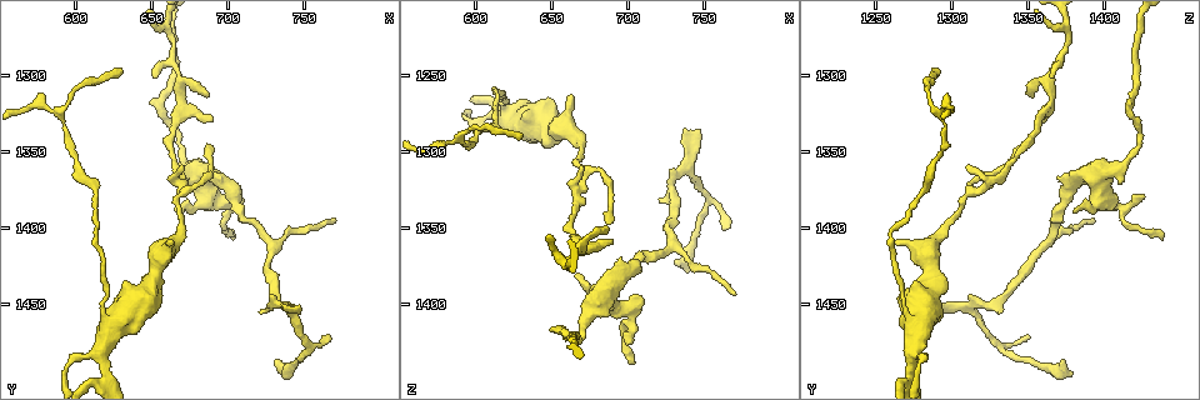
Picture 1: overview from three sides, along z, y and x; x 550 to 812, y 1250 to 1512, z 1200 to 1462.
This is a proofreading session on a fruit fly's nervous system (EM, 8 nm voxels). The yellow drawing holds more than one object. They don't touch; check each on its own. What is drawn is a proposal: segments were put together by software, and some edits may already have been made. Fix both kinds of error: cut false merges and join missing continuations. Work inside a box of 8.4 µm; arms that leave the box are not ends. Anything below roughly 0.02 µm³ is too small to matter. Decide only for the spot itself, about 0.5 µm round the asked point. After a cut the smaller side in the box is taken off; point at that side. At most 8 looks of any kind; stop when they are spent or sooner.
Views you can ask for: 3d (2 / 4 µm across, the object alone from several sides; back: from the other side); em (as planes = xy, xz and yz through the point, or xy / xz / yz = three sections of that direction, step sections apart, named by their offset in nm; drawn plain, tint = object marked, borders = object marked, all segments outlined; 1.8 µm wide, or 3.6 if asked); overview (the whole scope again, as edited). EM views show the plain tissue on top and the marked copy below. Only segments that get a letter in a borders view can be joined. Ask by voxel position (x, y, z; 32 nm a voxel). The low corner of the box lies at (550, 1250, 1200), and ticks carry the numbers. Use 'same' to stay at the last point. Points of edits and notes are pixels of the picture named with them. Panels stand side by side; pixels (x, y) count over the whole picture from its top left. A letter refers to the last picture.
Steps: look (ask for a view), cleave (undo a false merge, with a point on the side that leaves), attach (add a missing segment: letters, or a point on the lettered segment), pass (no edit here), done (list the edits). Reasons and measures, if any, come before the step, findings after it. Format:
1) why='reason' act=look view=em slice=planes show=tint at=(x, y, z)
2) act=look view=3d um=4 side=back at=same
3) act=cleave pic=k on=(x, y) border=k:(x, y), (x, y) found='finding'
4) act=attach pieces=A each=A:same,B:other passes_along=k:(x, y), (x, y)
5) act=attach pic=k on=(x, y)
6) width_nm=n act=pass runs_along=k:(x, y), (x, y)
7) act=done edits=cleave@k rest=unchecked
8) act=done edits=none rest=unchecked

act=look view=3d um=4 side=back at=(668, 1388, 1380)

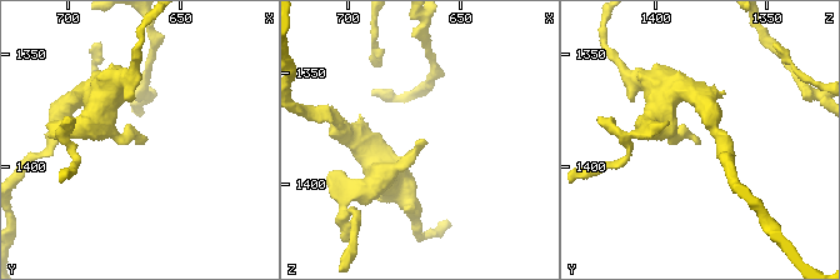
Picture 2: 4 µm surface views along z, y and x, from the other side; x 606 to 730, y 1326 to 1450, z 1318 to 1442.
why='shape alone is not enough' act=look view=em slice=planes show=borders at=(666, 1389, 1379)

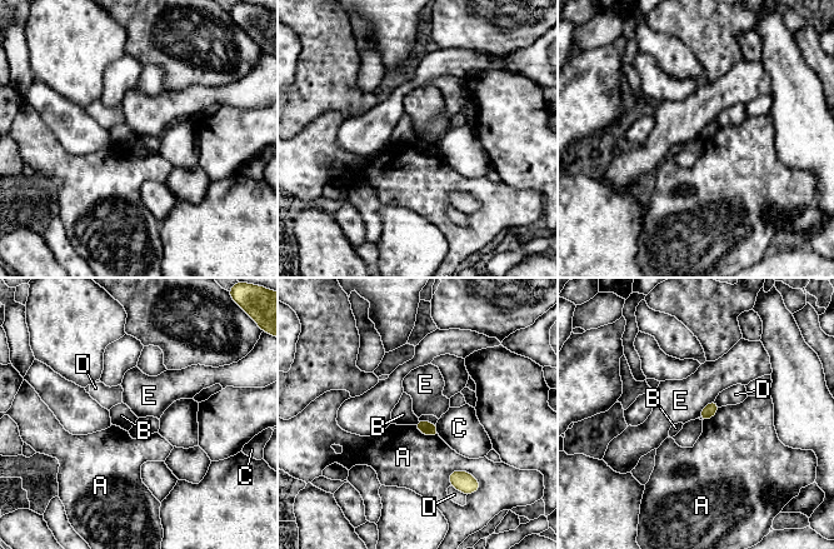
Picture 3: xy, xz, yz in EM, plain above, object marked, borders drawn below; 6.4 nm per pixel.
longest_contact=A:200nm act=pass each=A:other,B:other,C:other,D:other,E:other border=3:(714, 399), (698, 417) found='no lettered segment goes on from it'

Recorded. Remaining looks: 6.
why='branch stops here' act=look view=3d um=2 at=(700, 1380, 1424)

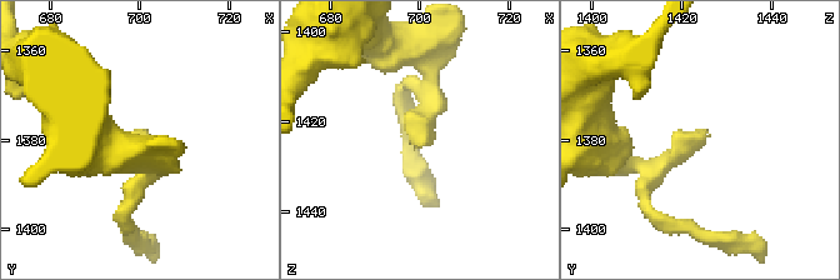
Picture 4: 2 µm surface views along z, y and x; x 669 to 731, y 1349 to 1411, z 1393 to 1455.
act=look view=em slice=planes show=tint at=(699, 1379, 1426)

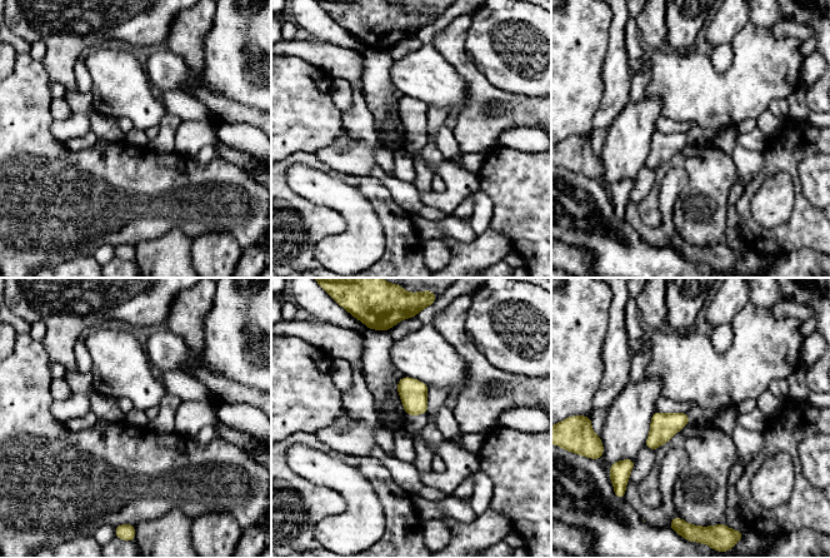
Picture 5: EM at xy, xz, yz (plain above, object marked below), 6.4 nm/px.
act=look view=em slice=planes show=borders at=same

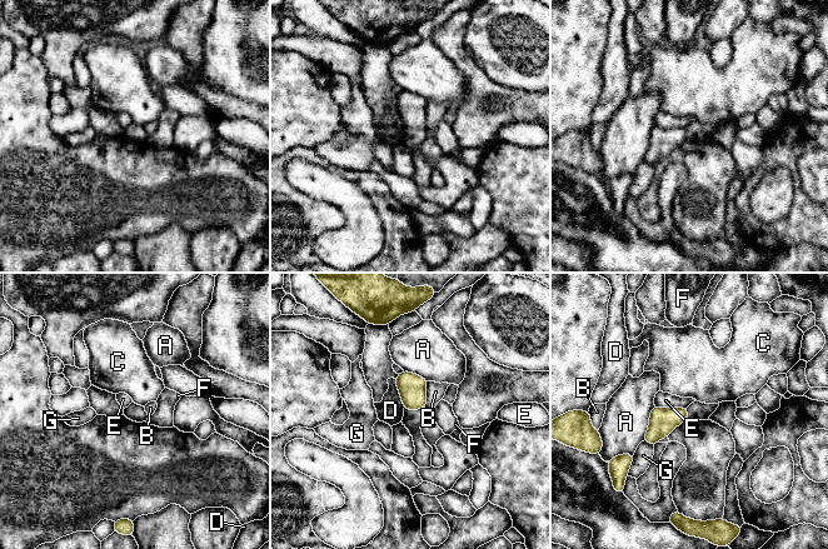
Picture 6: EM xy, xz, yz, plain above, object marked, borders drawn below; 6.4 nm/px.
act=pass each=A:other,B:other,C:other,D:other,E:other,F:other,G:other border=6:(395, 379), (395, 385), (404, 407) found='no lettered segment goes on from it'

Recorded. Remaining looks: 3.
why='branch stops here' act=look view=3d um=2 at=(734, 1452, 1288)

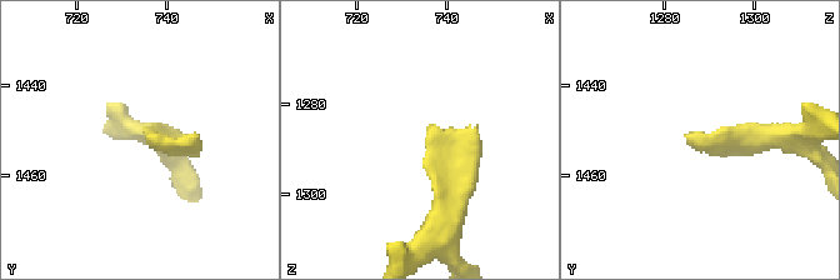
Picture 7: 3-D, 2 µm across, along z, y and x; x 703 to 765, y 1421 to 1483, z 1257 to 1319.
why='need the tissue' act=look view=em slice=xz step=4 show=borders at=(736, 1450, 1288)

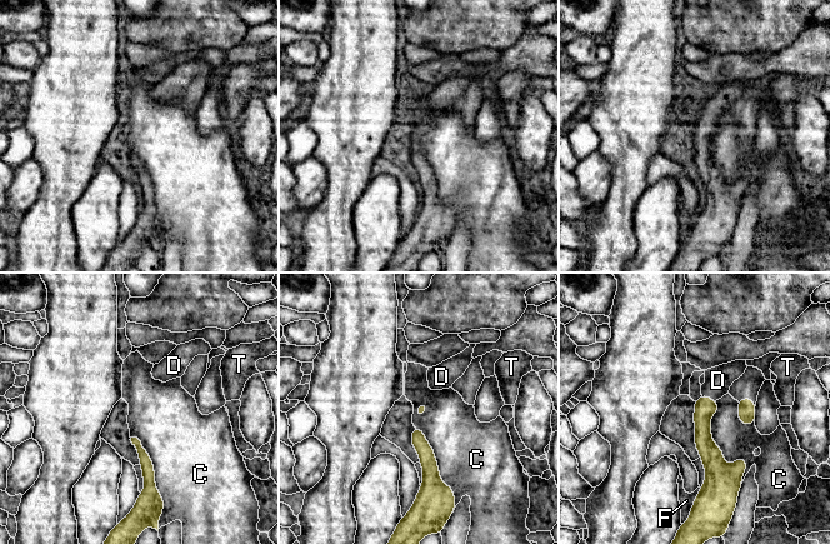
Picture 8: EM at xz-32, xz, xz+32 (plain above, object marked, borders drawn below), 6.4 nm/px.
act=attach pieces=D each=C:other,D:same,F:other,T:other passes_along=8:(705, 408), (709, 398), (718, 380) found='it goes on there'

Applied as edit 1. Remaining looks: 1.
act=look view=em um=3.6 slice=planes show=borders at=(624, 1462, 1276)

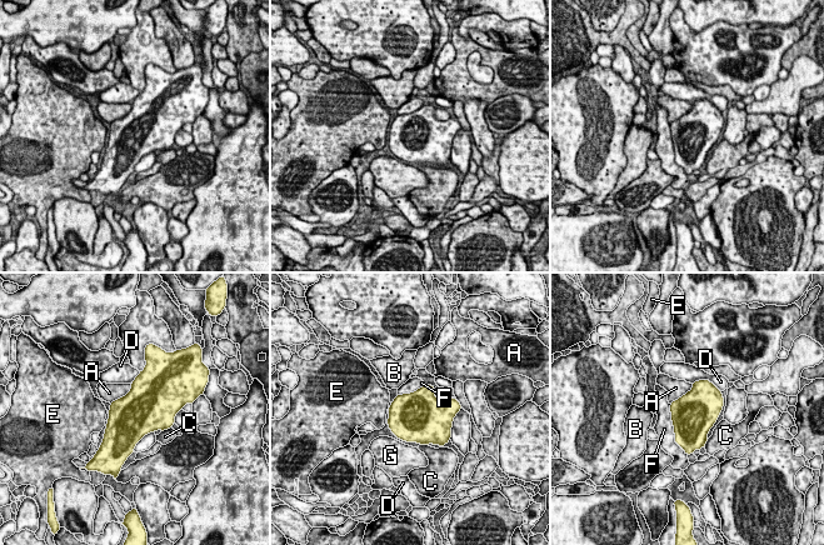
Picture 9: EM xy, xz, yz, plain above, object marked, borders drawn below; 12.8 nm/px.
act=pass each=A:other,B:other,C:other,D:other,E:other,F:other,G:other border=9:(131, 384), (123, 396), (110, 404) found='one neuron here'

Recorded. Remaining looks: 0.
act=done edits=attach@8 rest=unchecked

